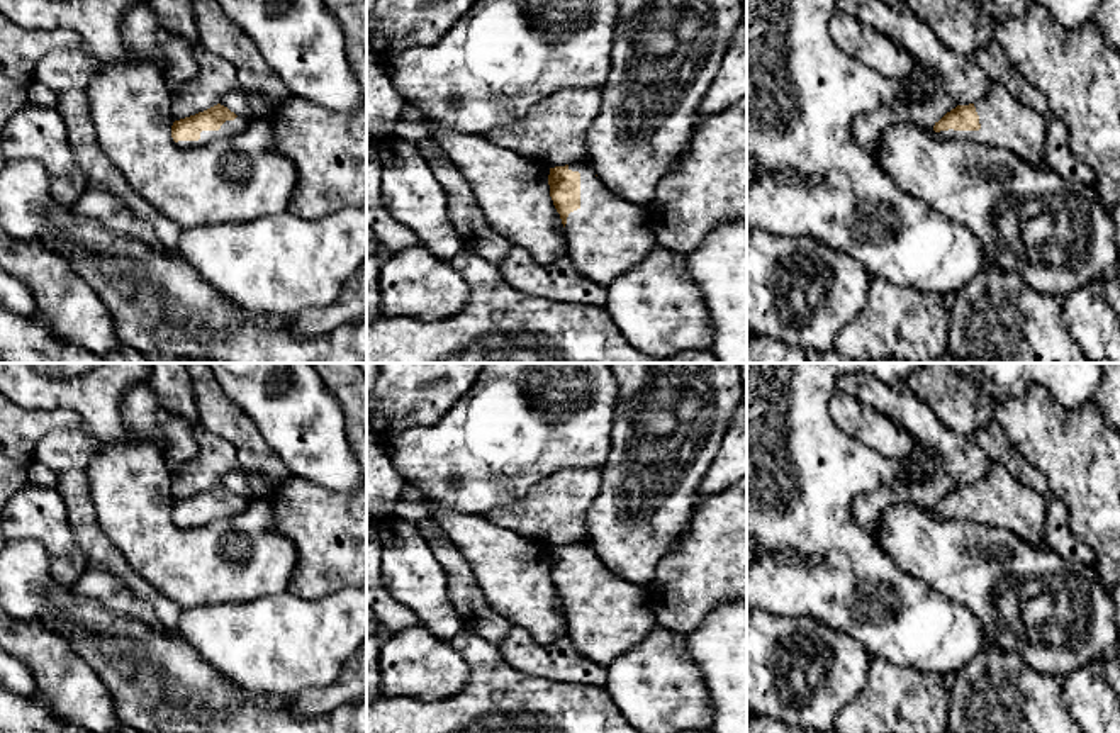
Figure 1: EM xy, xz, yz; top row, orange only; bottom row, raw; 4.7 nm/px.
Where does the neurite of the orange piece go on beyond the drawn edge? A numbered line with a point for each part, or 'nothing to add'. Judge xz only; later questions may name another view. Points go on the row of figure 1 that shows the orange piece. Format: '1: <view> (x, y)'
1: xz (606, 236)

